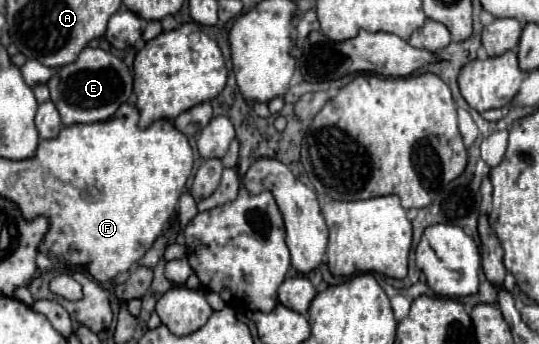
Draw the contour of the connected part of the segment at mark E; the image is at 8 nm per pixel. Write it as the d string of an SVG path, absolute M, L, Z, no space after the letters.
M86 47L74 63L60 67L60 71L48 81L48 89L52 95L50 99L56 103L64 125L96 123L112 117L116 109L130 99L132 73L122 63L122 59L118 59L110 51Z

